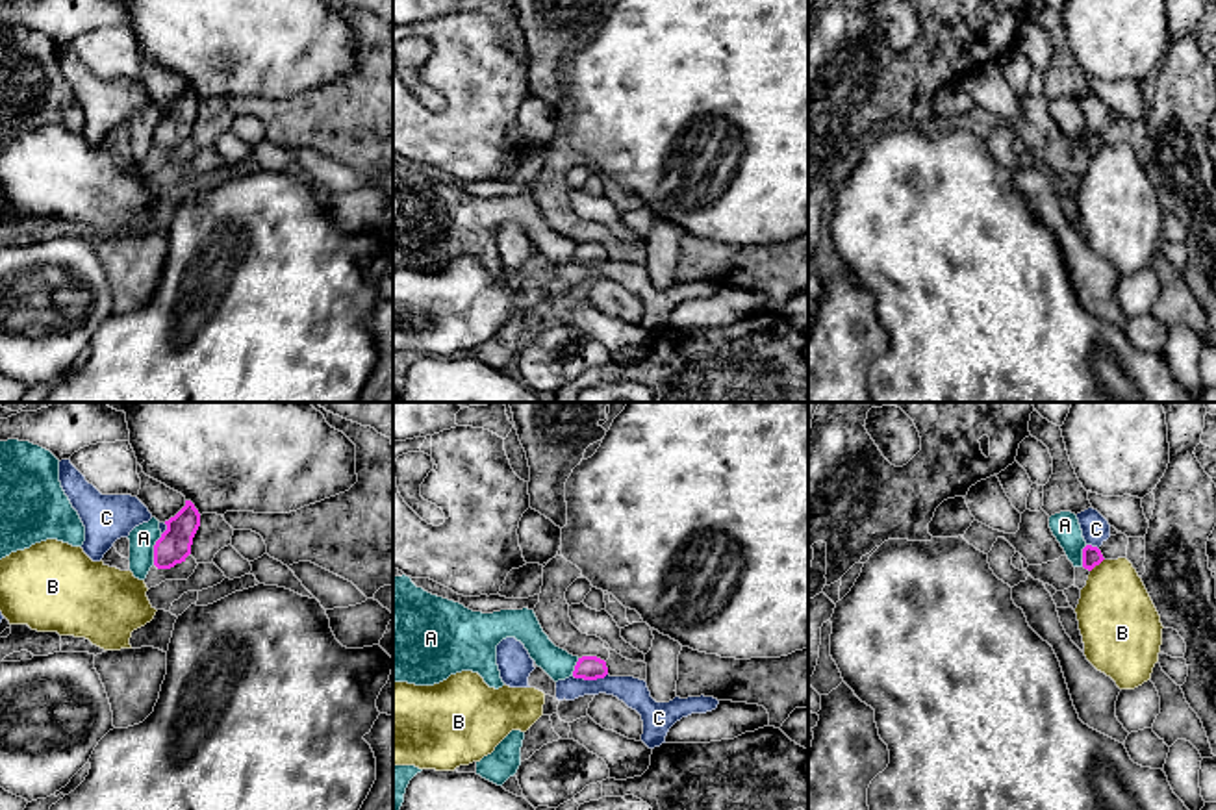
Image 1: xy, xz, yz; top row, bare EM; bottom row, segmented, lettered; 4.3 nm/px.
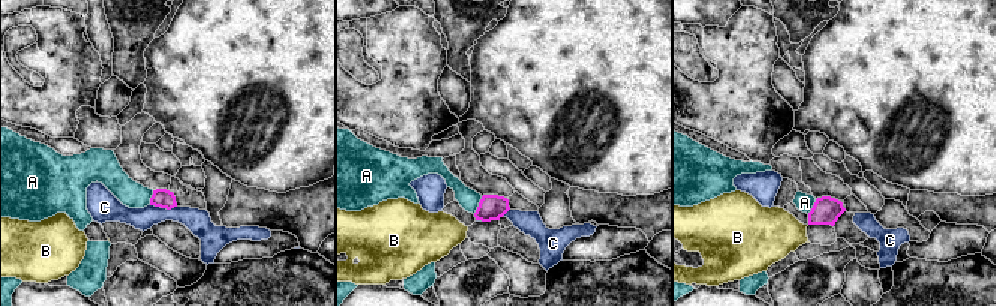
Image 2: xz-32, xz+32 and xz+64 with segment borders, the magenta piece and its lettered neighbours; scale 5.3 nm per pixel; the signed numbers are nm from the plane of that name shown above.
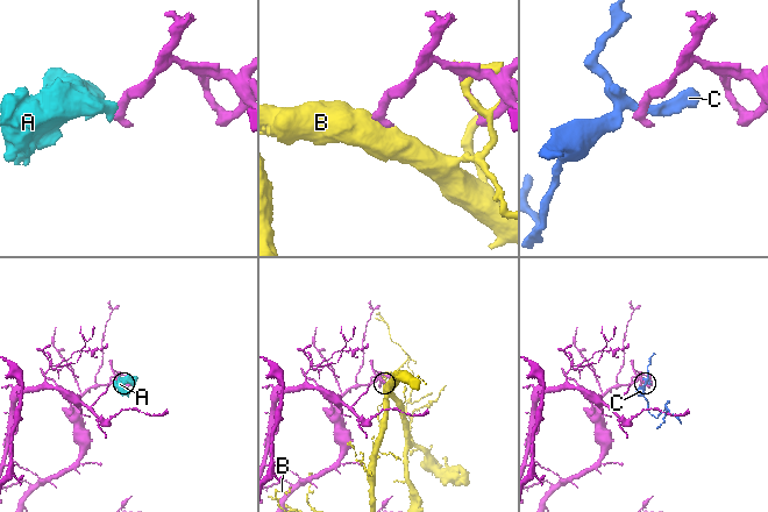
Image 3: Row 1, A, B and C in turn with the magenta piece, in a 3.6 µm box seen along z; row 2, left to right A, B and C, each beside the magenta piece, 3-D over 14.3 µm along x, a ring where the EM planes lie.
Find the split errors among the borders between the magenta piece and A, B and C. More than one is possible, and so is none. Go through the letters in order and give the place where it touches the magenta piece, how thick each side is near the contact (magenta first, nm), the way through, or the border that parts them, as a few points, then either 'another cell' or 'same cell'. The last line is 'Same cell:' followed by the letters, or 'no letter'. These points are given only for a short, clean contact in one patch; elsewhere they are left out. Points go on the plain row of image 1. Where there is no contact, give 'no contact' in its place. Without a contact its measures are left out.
A: contact xy (154, 134); calibres 150 and 120 nm; border xy (162, 119), (154, 130), (152, 149); another cell
B: contact yz (1096, 149); calibres 90 and 340 nm; another cell
C: contact xz (590, 264); calibres 110 and 120 nm; border xz (607, 258), (595, 264), (573, 262); another cell
Same cell: no letter

